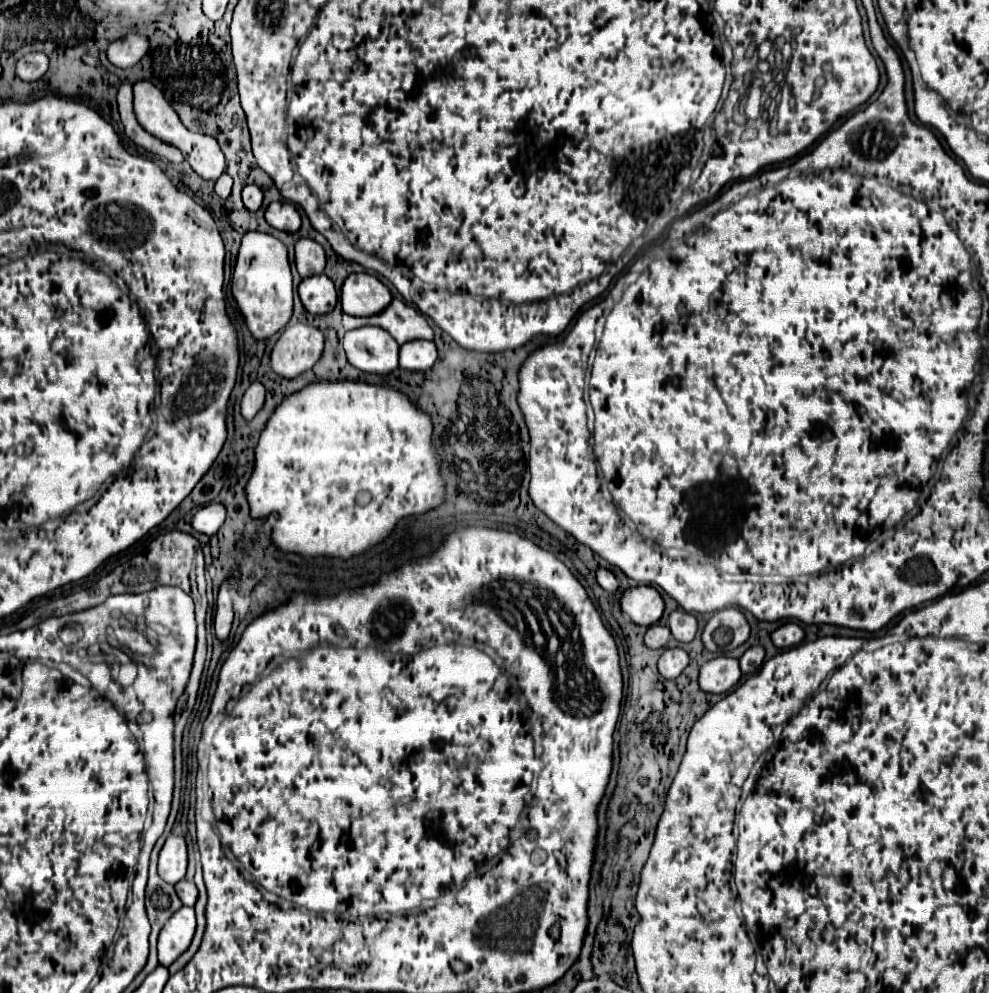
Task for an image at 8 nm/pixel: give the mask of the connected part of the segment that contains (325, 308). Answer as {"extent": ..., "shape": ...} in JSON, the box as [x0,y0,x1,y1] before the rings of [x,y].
{"extent":[299,276,337,314],"shape":[[[309,276],[299,284],[299,298],[307,312],[311,314],[327,314],[337,304],[337,292],[329,276]]]}

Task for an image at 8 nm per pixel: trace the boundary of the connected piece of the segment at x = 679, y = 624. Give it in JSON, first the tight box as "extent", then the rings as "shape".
{"extent":[667,610,697,642],"shape":[[[673,610],[669,614],[667,626],[669,626],[673,638],[679,642],[691,642],[697,634],[697,620],[693,614],[689,614],[685,610]]]}

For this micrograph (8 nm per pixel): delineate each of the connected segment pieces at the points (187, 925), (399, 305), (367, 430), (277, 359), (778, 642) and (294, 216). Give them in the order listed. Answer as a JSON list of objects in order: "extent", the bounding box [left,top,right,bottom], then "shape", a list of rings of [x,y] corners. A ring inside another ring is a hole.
[{"extent":[159,906,195,966],"shape":[[[183,906],[169,918],[159,932],[159,964],[169,966],[179,954],[183,954],[195,934],[195,910]]]},{"extent":[343,298,433,344],"shape":[[[393,298],[393,302],[385,310],[381,310],[381,314],[365,318],[353,318],[349,314],[343,314],[343,326],[345,330],[361,326],[379,326],[387,330],[397,340],[397,344],[405,344],[409,340],[433,340],[433,330],[427,318],[399,298]]]},{"extent":[245,380,447,560],"shape":[[[321,380],[321,382],[311,382],[309,386],[303,386],[297,394],[289,394],[289,398],[283,398],[283,402],[269,416],[265,428],[259,434],[259,442],[255,446],[255,462],[253,462],[253,470],[251,470],[251,476],[249,476],[247,486],[245,486],[245,496],[249,502],[249,516],[253,520],[265,520],[271,514],[277,515],[275,527],[273,526],[271,530],[271,542],[279,552],[287,550],[287,552],[293,552],[293,554],[299,554],[305,558],[331,556],[331,558],[349,560],[353,556],[365,554],[367,550],[375,548],[377,544],[381,544],[403,518],[409,518],[413,514],[425,514],[429,510],[443,506],[445,488],[447,486],[445,486],[445,480],[441,476],[441,458],[437,454],[437,448],[433,446],[431,414],[417,408],[417,404],[407,394],[397,392],[393,388],[387,388],[387,386],[353,382],[353,380]],[[391,478],[423,478],[423,480],[407,482],[407,480],[391,480]]]},{"extent":[271,324,323,378],"shape":[[[305,324],[287,326],[271,352],[271,368],[287,378],[293,378],[313,366],[323,352],[323,334]]]},{"extent":[771,622,805,650],"shape":[[[787,622],[787,624],[781,624],[773,634],[771,634],[771,640],[777,648],[781,650],[787,650],[787,648],[793,648],[793,646],[799,646],[799,642],[803,640],[805,632],[799,624],[795,622]]]},{"extent":[265,202,301,232],"shape":[[[271,202],[265,210],[265,220],[273,228],[285,232],[297,232],[301,226],[301,216],[289,202]]]}]

